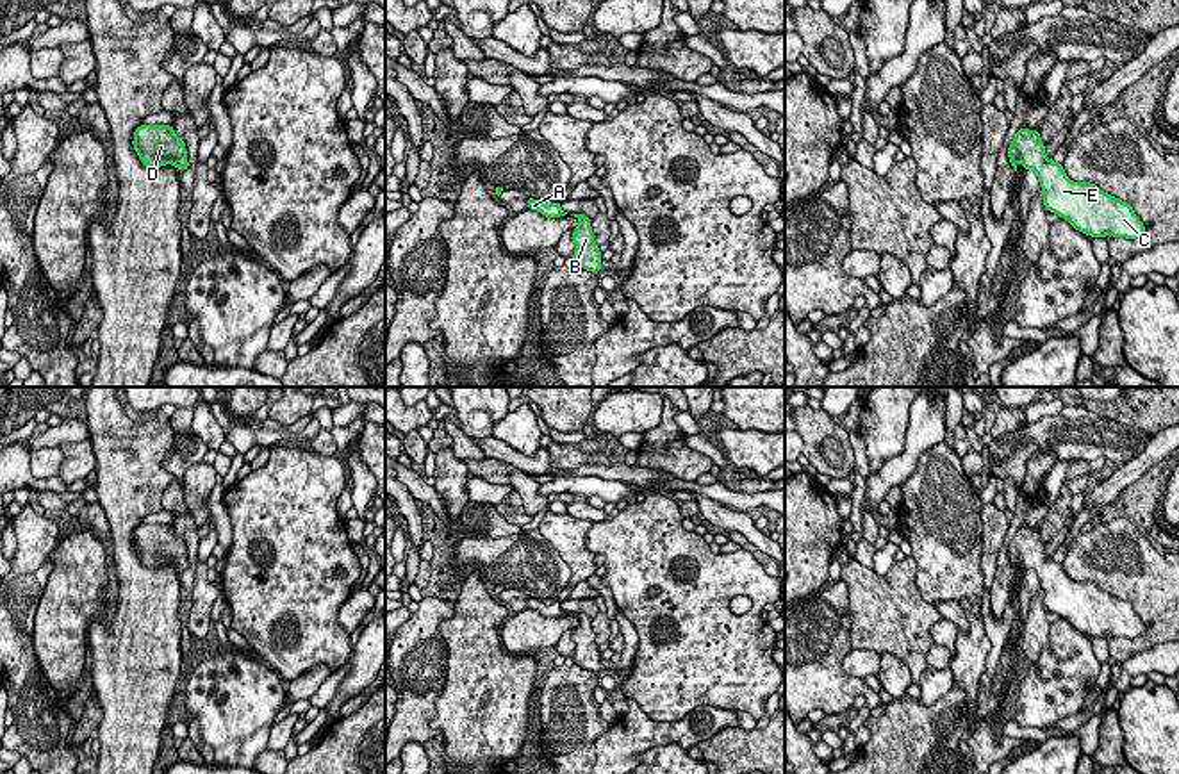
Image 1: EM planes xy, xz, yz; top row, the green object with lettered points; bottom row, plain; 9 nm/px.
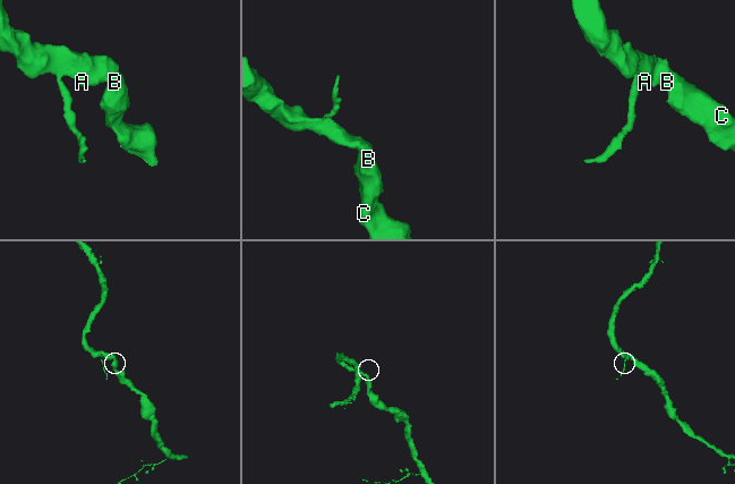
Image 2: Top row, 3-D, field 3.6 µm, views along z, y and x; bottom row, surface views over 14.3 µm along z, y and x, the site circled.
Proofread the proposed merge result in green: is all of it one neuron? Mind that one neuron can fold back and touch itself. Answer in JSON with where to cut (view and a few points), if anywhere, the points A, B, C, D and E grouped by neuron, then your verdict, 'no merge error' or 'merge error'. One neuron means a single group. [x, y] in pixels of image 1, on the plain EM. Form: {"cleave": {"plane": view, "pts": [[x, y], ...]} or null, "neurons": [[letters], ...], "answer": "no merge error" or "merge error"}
{"cleave": null, "neurons": [["A", "B", "C", "D", "E"]], "answer": "no merge error"}

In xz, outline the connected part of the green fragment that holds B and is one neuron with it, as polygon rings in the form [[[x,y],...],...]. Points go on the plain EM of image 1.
[[[571,613],[580,624],[573,630],[573,642],[576,644],[573,662],[587,671],[599,672],[601,671],[601,651],[594,640],[594,631],[590,626],[590,617],[585,613]]]

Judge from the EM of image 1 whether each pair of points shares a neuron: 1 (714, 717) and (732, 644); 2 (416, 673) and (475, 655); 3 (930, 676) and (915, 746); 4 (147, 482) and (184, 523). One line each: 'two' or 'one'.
1: two
2: two
3: two
4: two

